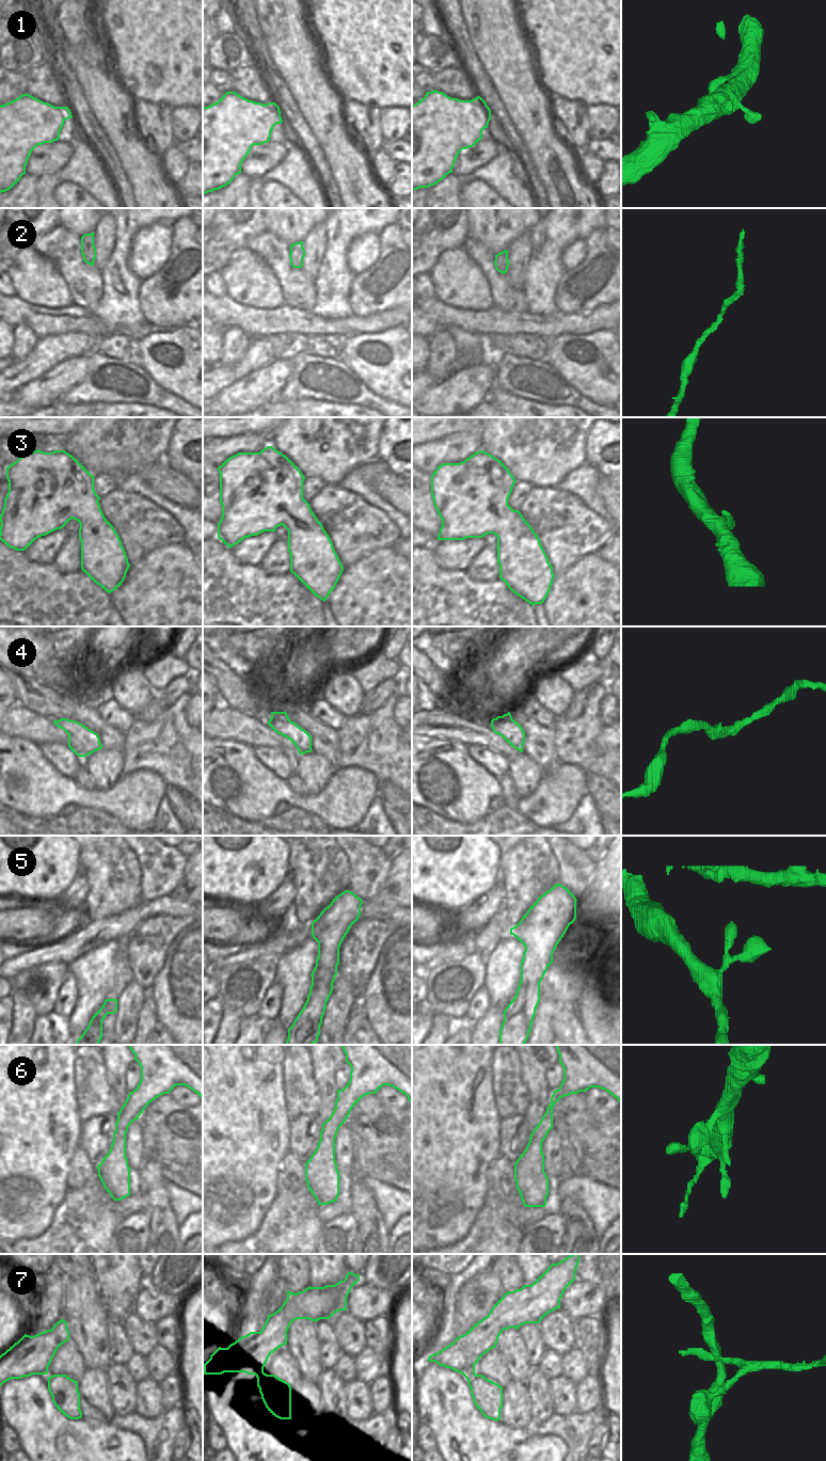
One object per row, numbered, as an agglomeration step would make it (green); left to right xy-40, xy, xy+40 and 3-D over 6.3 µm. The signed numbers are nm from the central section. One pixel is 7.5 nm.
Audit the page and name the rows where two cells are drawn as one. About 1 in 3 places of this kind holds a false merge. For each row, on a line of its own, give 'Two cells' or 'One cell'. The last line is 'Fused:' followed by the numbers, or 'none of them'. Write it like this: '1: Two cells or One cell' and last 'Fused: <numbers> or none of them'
1: One cell
2: One cell
3: One cell
4: One cell
5: One cell
6: One cell
7: Two cells
Fused: 7

